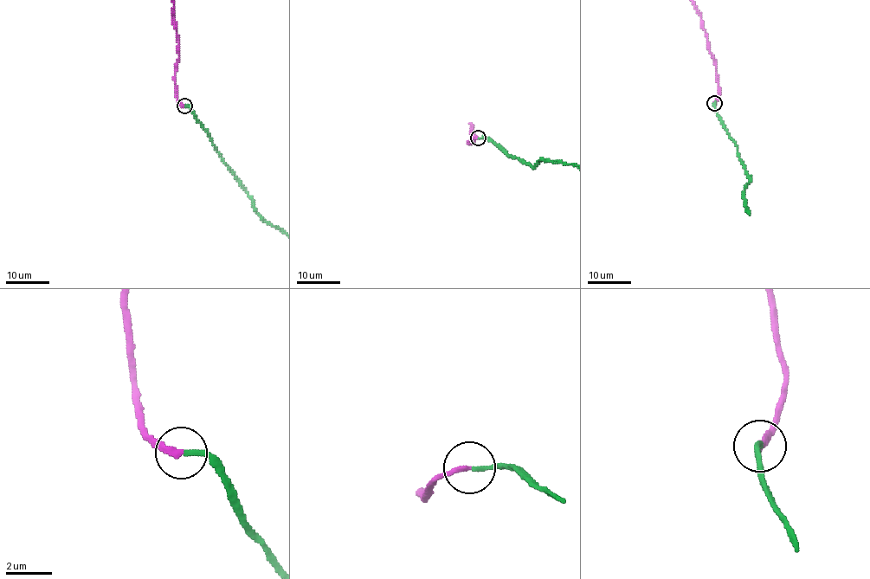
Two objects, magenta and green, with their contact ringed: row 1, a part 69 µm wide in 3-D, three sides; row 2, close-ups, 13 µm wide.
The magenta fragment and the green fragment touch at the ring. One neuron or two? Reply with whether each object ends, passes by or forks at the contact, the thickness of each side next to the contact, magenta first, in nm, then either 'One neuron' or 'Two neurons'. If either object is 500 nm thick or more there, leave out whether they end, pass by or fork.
At the ring magenta ends. At the ring green ends. Thickness 240 nm (magenta) against 190 nm. One neuron

